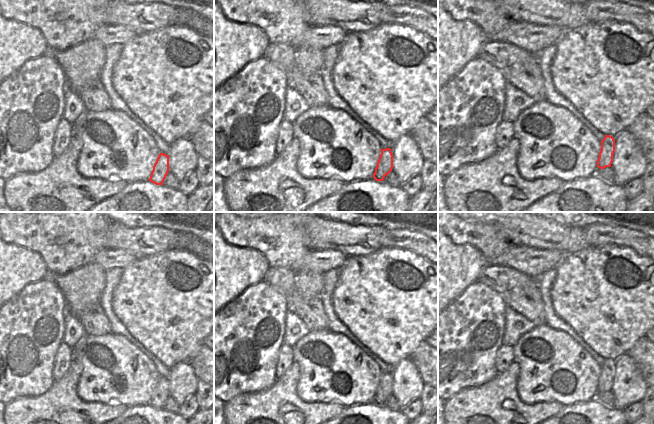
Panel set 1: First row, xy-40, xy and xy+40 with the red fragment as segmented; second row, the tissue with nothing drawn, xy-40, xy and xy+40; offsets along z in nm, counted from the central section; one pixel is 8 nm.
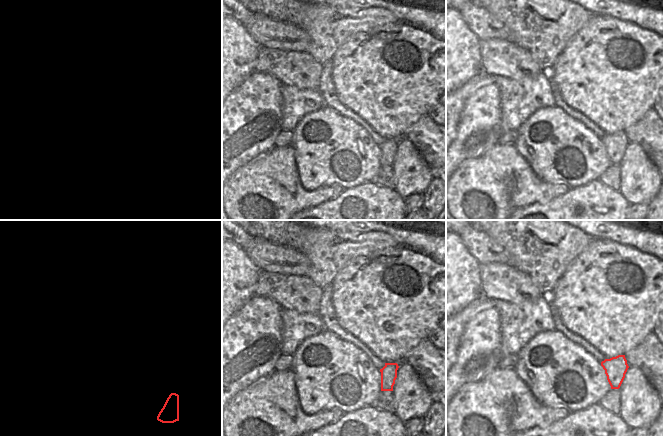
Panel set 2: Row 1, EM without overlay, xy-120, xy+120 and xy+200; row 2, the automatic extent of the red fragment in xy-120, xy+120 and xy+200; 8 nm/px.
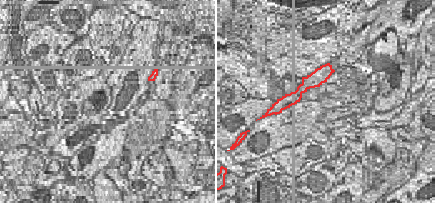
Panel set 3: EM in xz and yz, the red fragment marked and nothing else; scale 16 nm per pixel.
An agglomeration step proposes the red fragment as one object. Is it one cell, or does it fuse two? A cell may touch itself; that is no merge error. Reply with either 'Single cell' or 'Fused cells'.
Single cell.

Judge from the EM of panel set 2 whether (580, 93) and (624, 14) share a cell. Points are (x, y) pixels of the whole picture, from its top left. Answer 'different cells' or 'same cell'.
different cells

